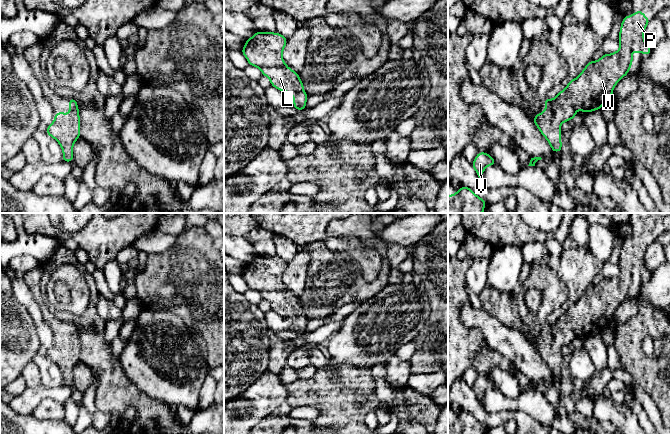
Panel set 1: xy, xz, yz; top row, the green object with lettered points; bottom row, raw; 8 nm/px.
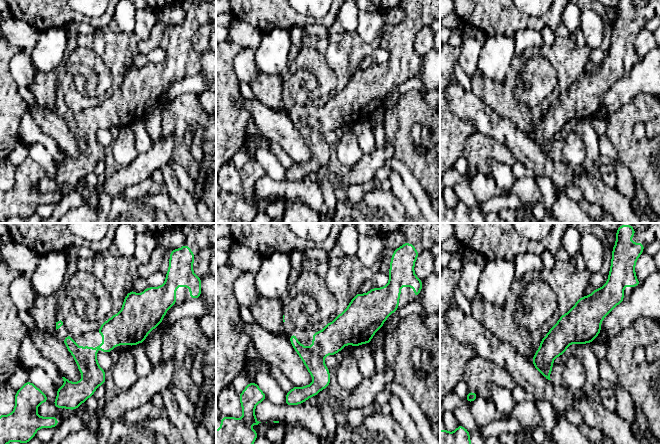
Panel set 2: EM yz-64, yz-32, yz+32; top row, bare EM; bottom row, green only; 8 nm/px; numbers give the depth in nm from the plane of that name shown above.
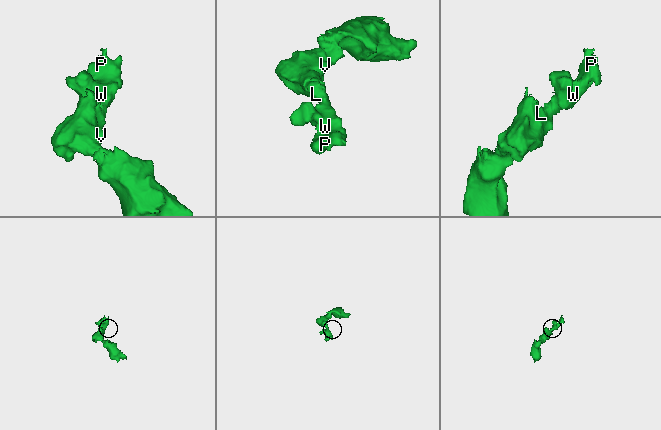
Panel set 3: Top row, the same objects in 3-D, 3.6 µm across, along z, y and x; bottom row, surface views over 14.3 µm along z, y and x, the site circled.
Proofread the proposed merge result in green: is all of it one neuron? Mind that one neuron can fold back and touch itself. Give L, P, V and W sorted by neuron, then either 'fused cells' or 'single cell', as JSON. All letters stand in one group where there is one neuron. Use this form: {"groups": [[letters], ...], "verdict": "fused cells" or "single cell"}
{"groups": [["L", "P", "V", "W"]], "verdict": "single cell"}

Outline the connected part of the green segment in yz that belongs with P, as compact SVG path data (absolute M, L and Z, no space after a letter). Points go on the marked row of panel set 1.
M640 9L629 17L624 15L618 39L619 50L603 54L598 61L590 61L554 99L544 100L545 111L535 114L533 122L553 152L561 152L560 125L576 118L577 109L583 112L600 110L613 95L616 84L629 73L634 51L650 55L651 48L644 39L649 21Z

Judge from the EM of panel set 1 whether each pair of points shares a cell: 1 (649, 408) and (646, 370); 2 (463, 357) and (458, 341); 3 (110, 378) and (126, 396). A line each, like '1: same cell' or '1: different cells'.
1: different cells
2: same cell
3: same cell

